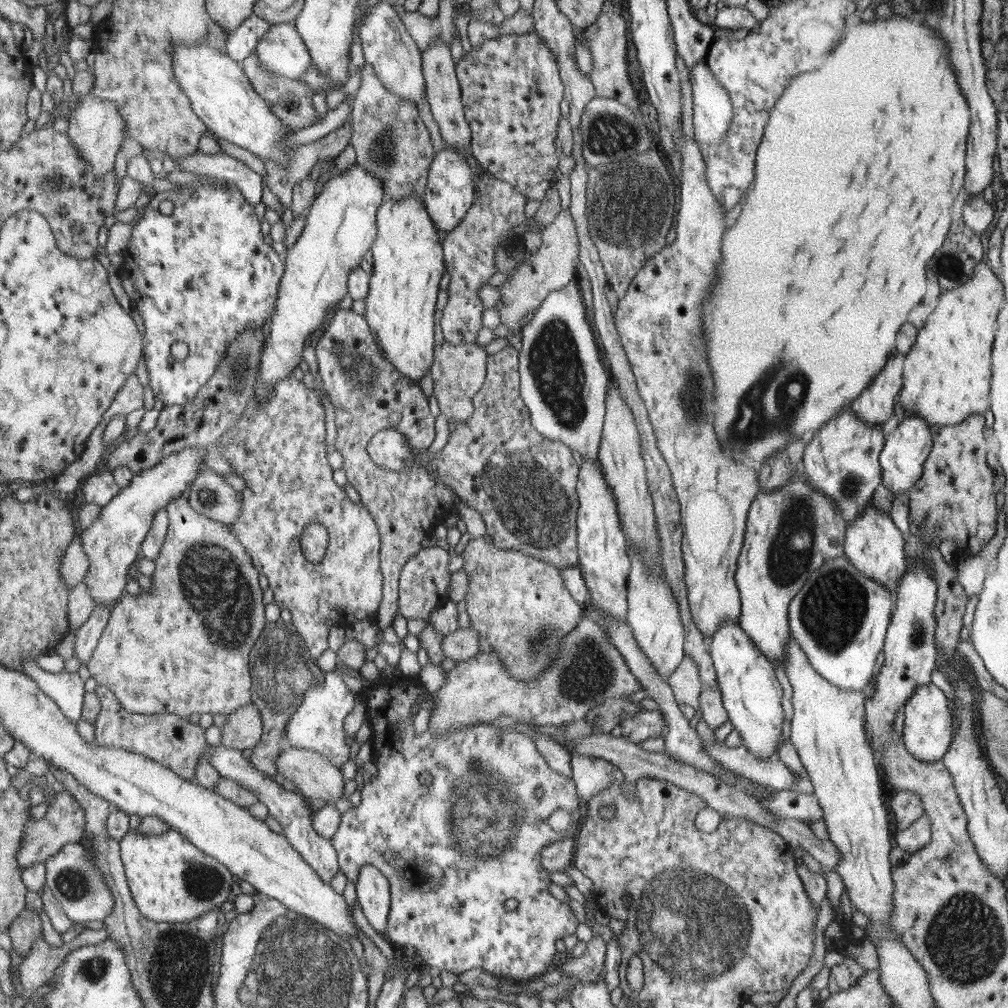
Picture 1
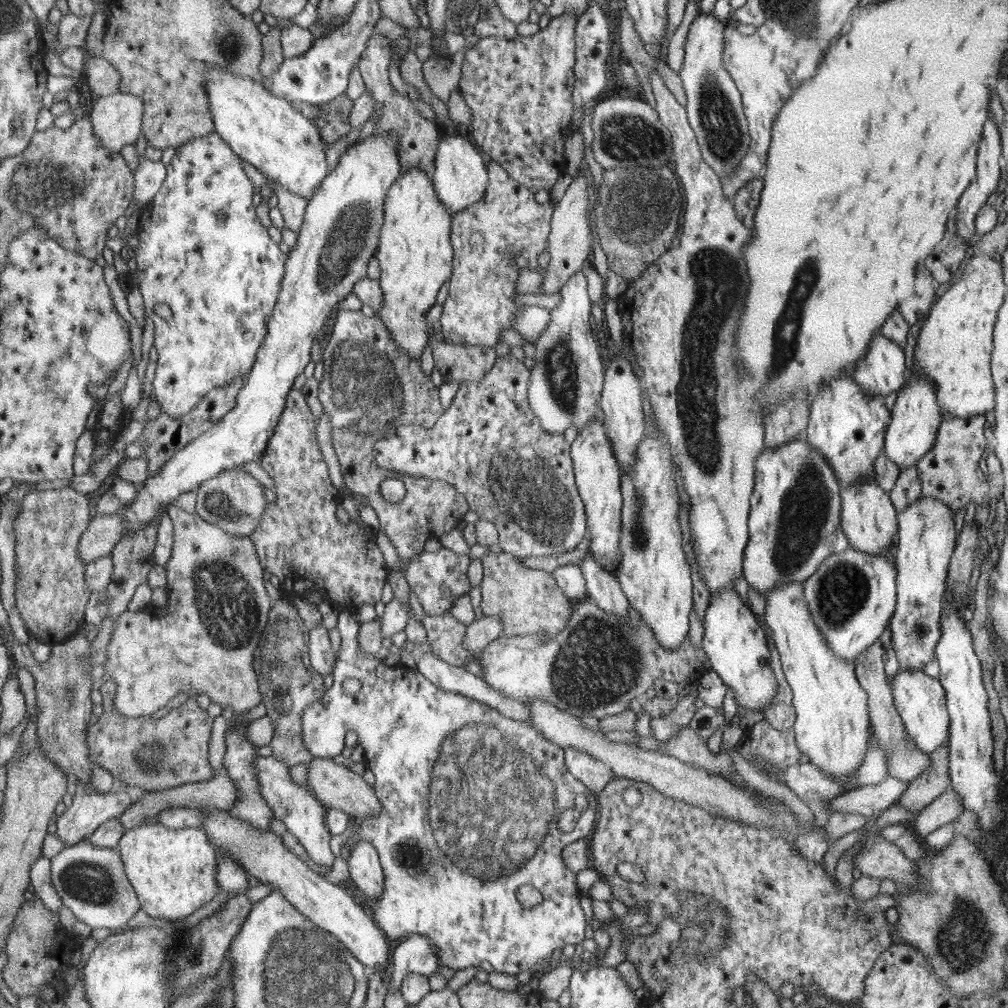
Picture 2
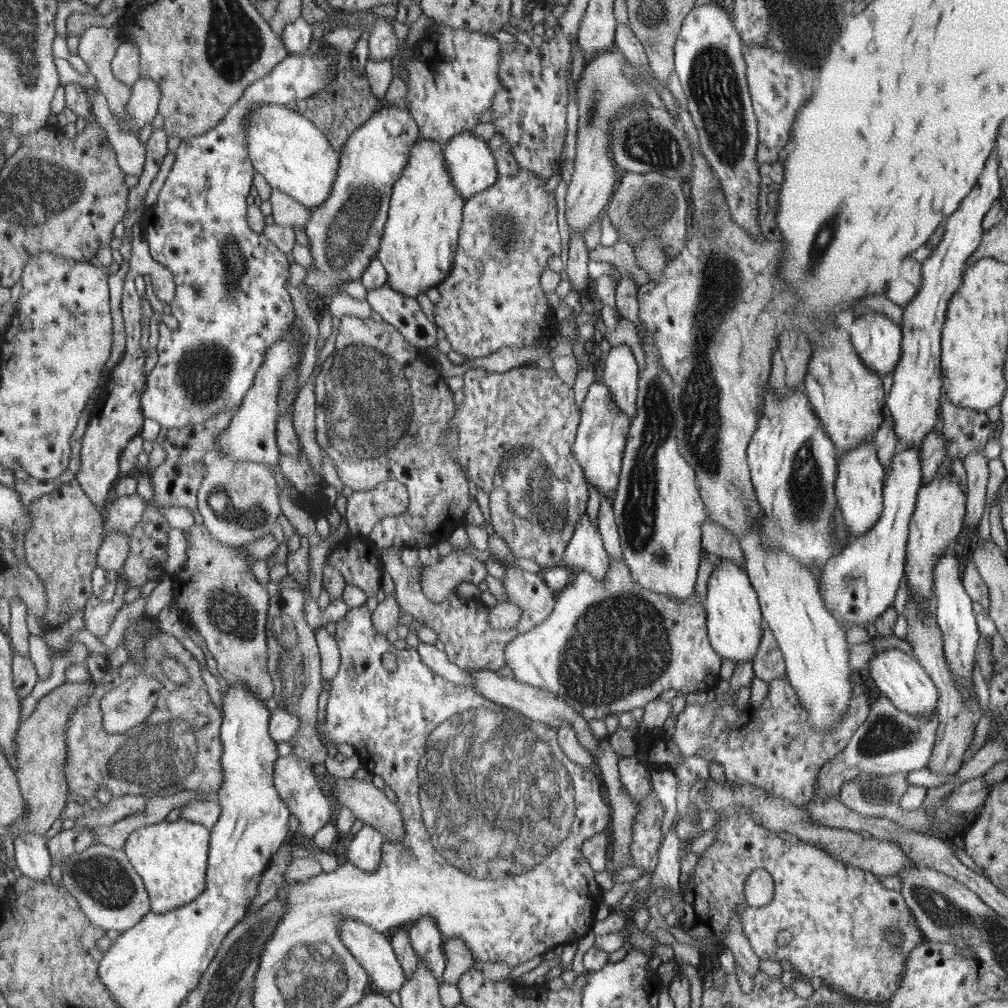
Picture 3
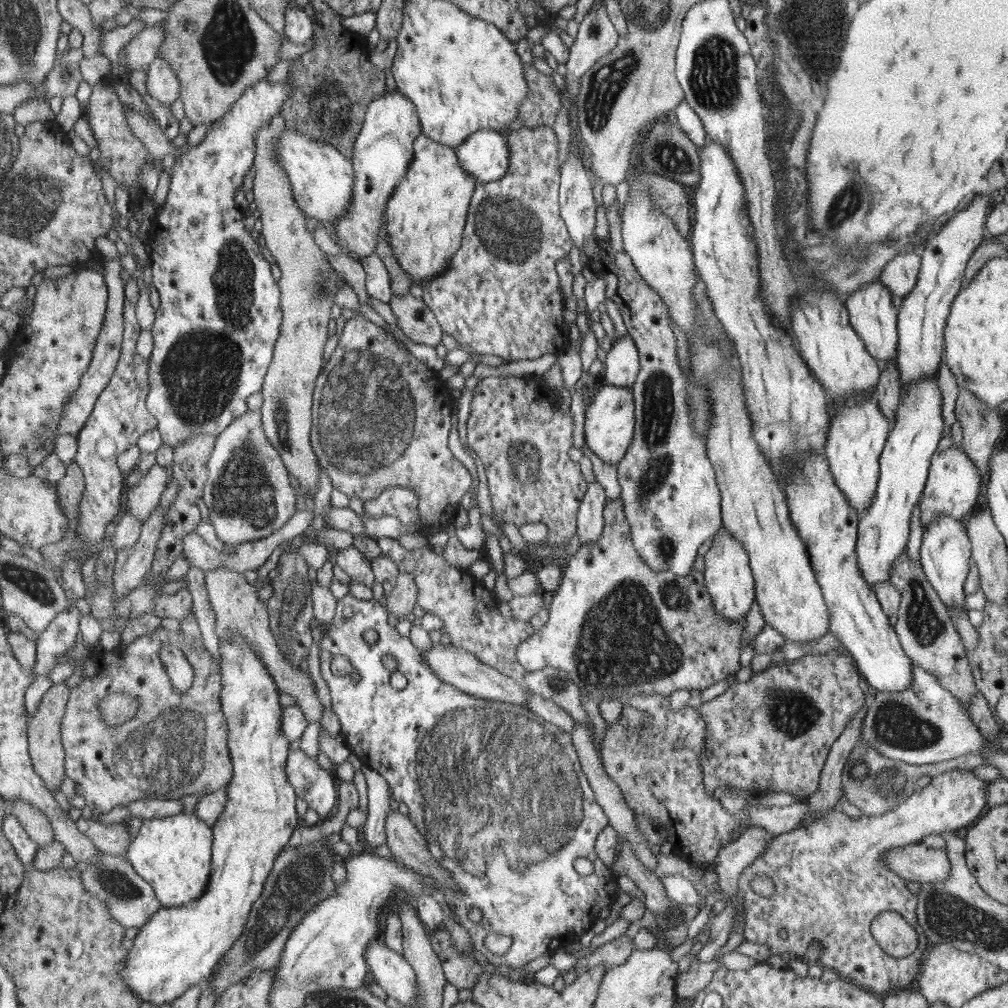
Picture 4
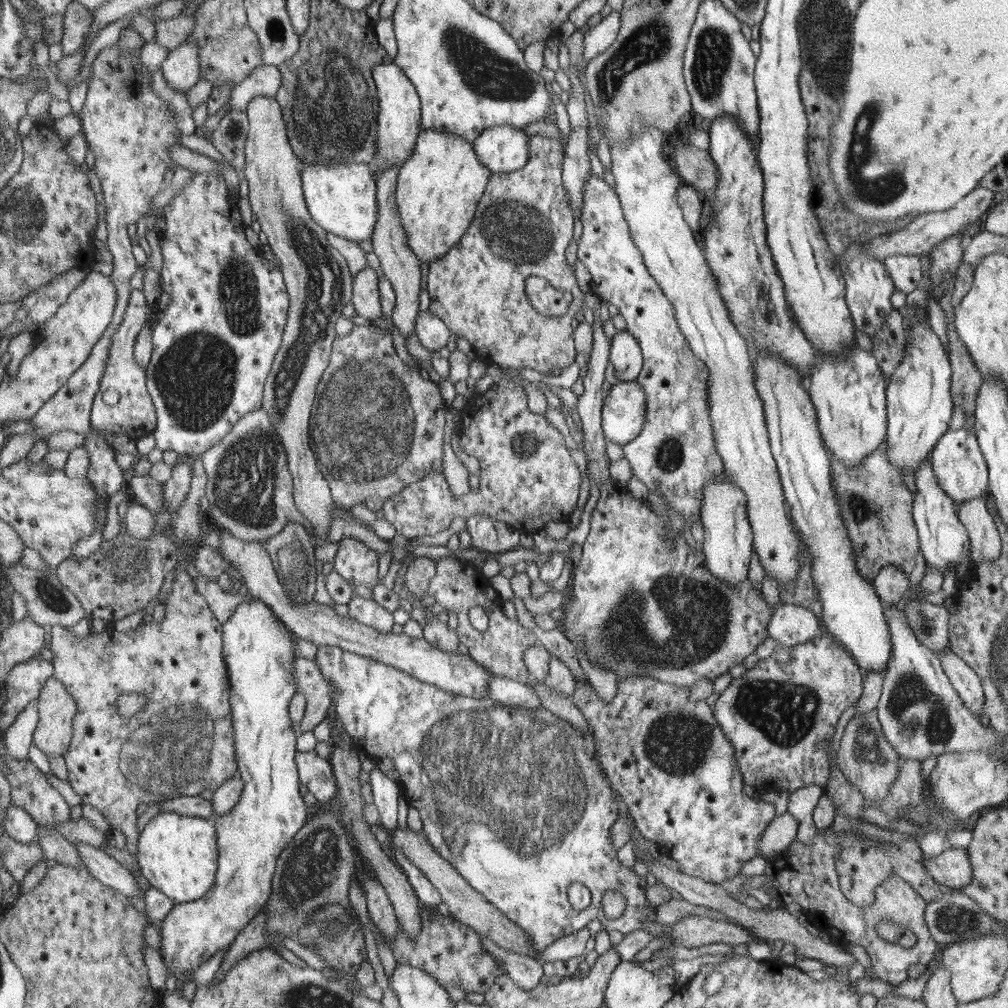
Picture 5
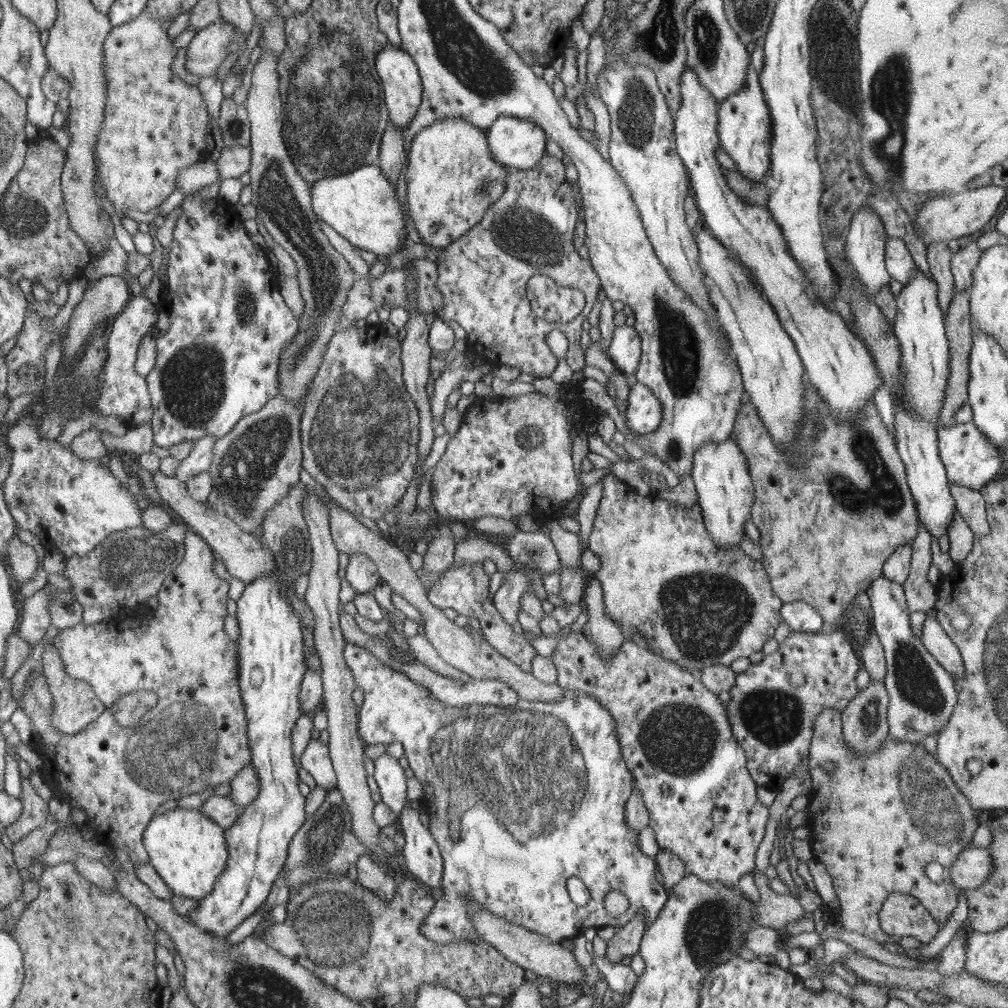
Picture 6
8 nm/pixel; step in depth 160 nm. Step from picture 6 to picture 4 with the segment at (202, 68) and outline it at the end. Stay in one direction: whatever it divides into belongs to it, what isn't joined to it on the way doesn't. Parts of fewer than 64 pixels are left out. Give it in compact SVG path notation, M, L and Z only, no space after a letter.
M155 59L147 68L147 91L162 104L171 104L179 98L181 82L175 69L166 60Z

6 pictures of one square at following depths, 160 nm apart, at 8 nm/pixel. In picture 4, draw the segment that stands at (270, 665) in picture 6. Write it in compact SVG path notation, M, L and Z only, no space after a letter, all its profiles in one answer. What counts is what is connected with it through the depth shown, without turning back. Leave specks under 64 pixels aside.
M238 635L220 644L221 663L223 664L223 712L228 724L228 748L231 763L234 765L234 776L226 790L228 801L224 811L214 824L214 843L211 851L211 879L204 895L190 903L177 907L164 908L161 906L134 939L134 947L129 950L129 958L121 973L129 987L137 997L162 1006L172 1002L190 988L203 985L213 974L219 961L233 947L236 940L246 929L252 907L263 896L268 876L274 870L278 856L291 840L296 826L295 788L288 784L286 758L288 758L288 738L282 730L282 708L280 694L275 678L269 673L264 660L253 649L247 640Z

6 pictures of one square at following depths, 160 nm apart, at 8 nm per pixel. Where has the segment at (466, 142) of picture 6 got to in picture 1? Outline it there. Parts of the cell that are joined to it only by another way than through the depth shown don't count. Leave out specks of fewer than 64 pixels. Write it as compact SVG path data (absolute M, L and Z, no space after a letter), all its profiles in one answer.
M416 193L403 199L386 199L379 207L378 229L370 250L373 264L364 318L383 355L401 373L419 383L434 360L434 308L445 261L440 234L423 198Z

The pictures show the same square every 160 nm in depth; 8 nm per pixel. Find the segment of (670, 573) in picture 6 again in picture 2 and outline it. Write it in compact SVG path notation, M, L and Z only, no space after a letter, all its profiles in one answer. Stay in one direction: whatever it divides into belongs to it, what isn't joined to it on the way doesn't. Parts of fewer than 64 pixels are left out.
M588 596L581 601L573 601L573 613L566 626L553 639L547 639L546 635L538 633L500 636L488 644L478 660L485 672L482 678L510 700L516 699L529 706L534 699L540 699L554 703L561 711L579 718L619 715L629 708L630 700L643 700L646 690L653 688L657 678L677 685L691 680L698 686L701 675L711 668L703 647L693 647L687 634L678 648L666 650L661 647L661 642L657 641L653 630L641 619L634 607L630 606L627 618L627 623L621 623L616 615L601 609Z

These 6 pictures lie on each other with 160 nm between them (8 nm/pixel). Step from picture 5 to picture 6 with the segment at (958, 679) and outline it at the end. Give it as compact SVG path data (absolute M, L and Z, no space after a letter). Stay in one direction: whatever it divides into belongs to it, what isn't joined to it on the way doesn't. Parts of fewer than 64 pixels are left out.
M928 615L923 626L921 641L926 650L951 674L964 676L964 663L959 648L934 615Z

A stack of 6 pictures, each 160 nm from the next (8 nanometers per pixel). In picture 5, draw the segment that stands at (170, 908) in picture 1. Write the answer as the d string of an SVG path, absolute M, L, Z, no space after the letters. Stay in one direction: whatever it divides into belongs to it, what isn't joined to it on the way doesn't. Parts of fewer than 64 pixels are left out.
M158 813L152 820L142 823L139 852L135 855L141 873L151 887L160 890L176 903L202 899L215 885L218 874L218 832L212 819Z

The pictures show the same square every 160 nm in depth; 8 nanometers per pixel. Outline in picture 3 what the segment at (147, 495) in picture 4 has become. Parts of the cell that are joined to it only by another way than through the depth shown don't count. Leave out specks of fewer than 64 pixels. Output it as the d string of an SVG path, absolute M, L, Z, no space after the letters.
M138 493L118 497L105 513L105 535L114 531L129 534L136 524L144 520L146 509L145 500Z

